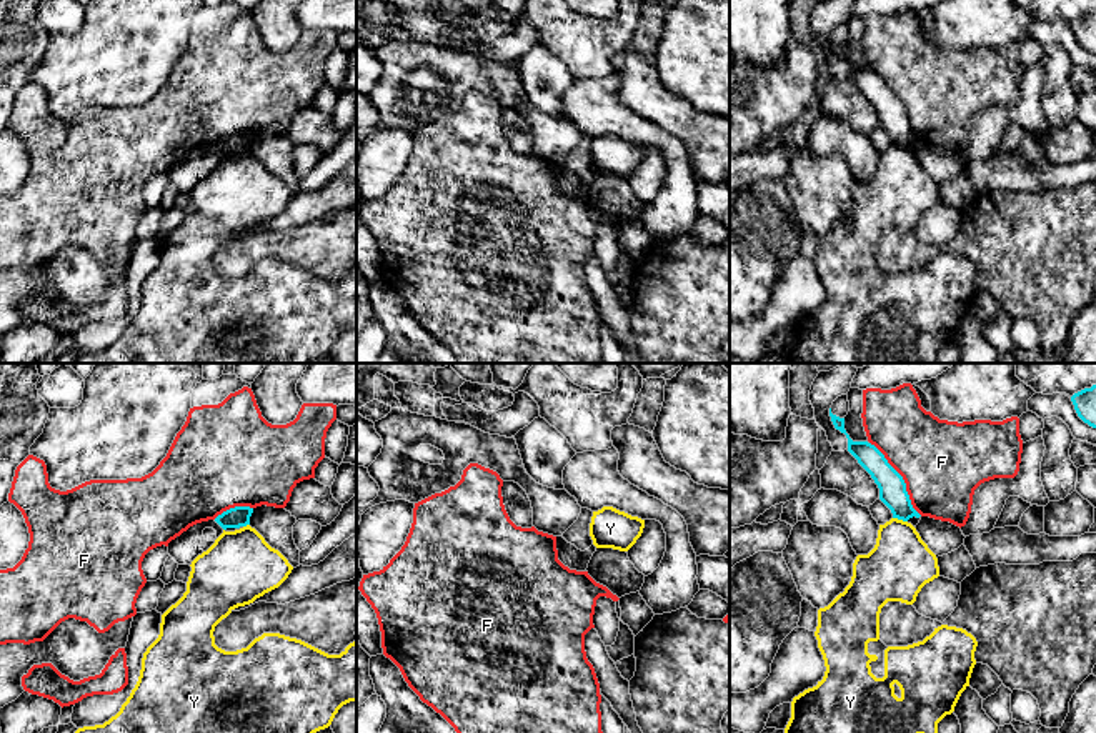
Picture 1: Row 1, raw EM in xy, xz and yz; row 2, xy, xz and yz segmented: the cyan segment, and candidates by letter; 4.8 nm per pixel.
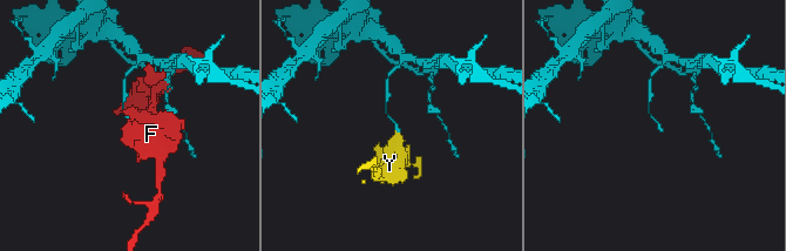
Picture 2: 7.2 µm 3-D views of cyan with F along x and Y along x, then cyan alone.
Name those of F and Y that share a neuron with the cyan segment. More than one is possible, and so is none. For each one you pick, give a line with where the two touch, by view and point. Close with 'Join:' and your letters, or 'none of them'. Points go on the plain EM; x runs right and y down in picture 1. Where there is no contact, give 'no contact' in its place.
Join: none of them

